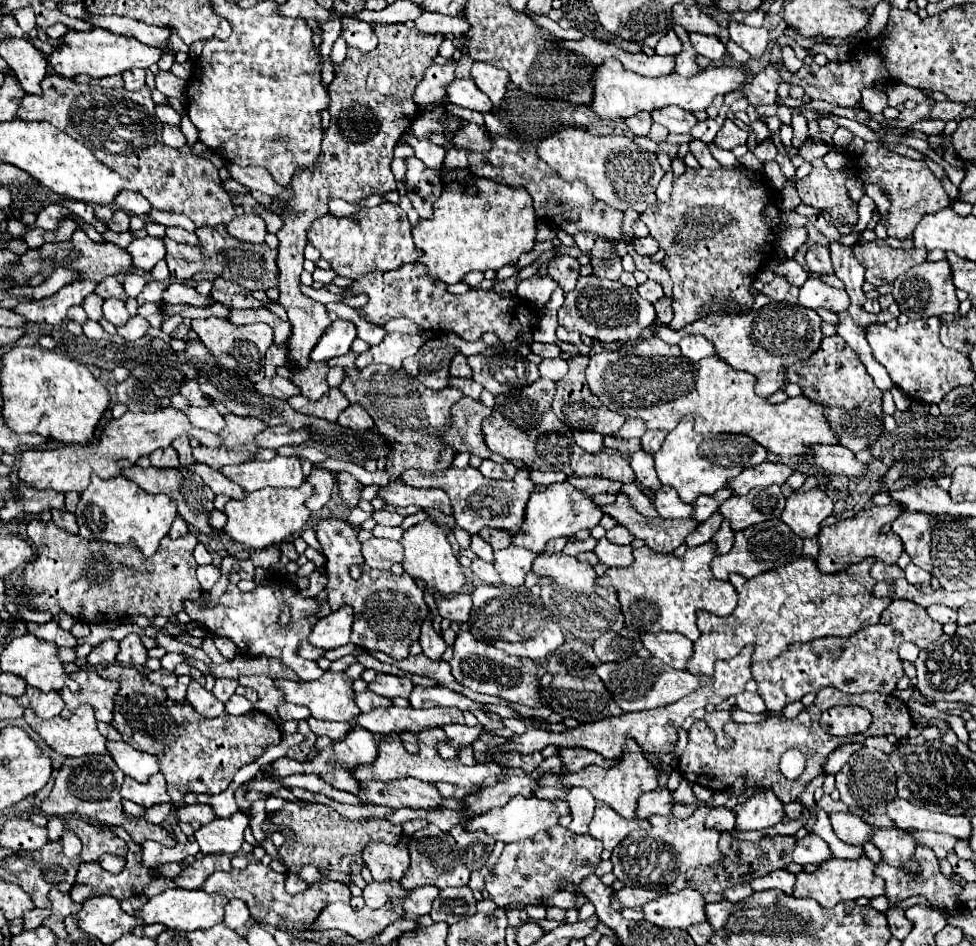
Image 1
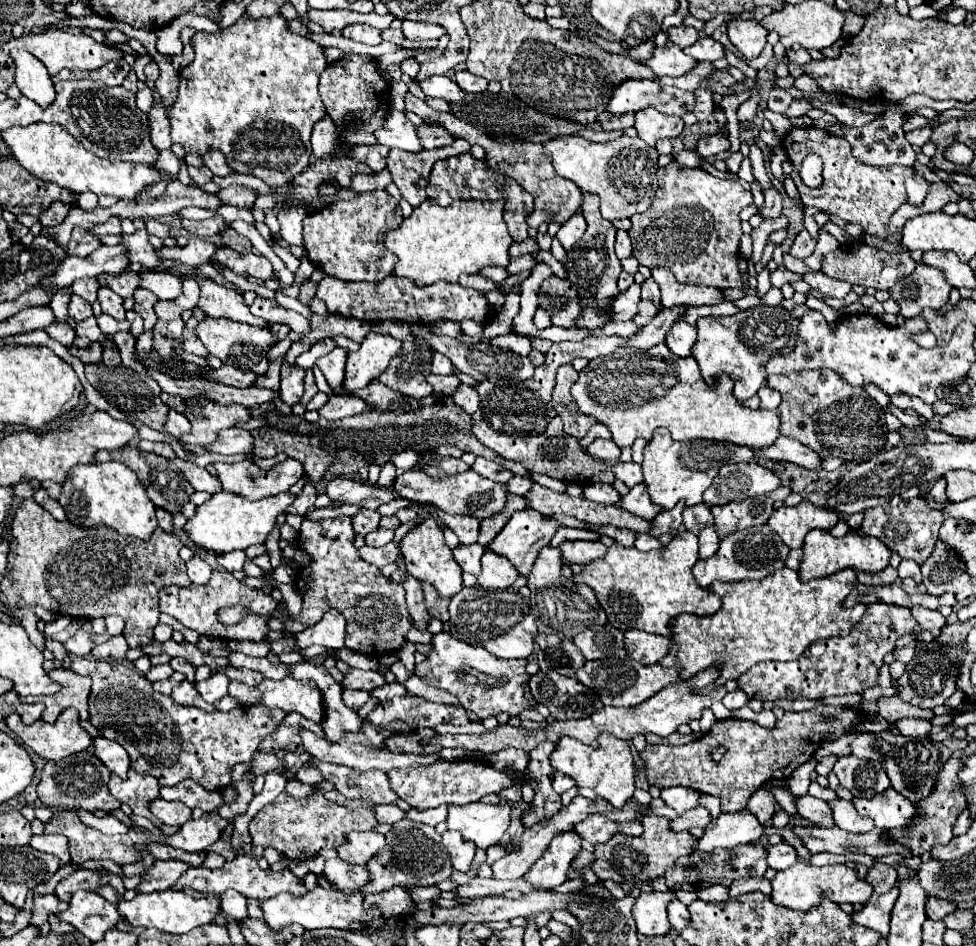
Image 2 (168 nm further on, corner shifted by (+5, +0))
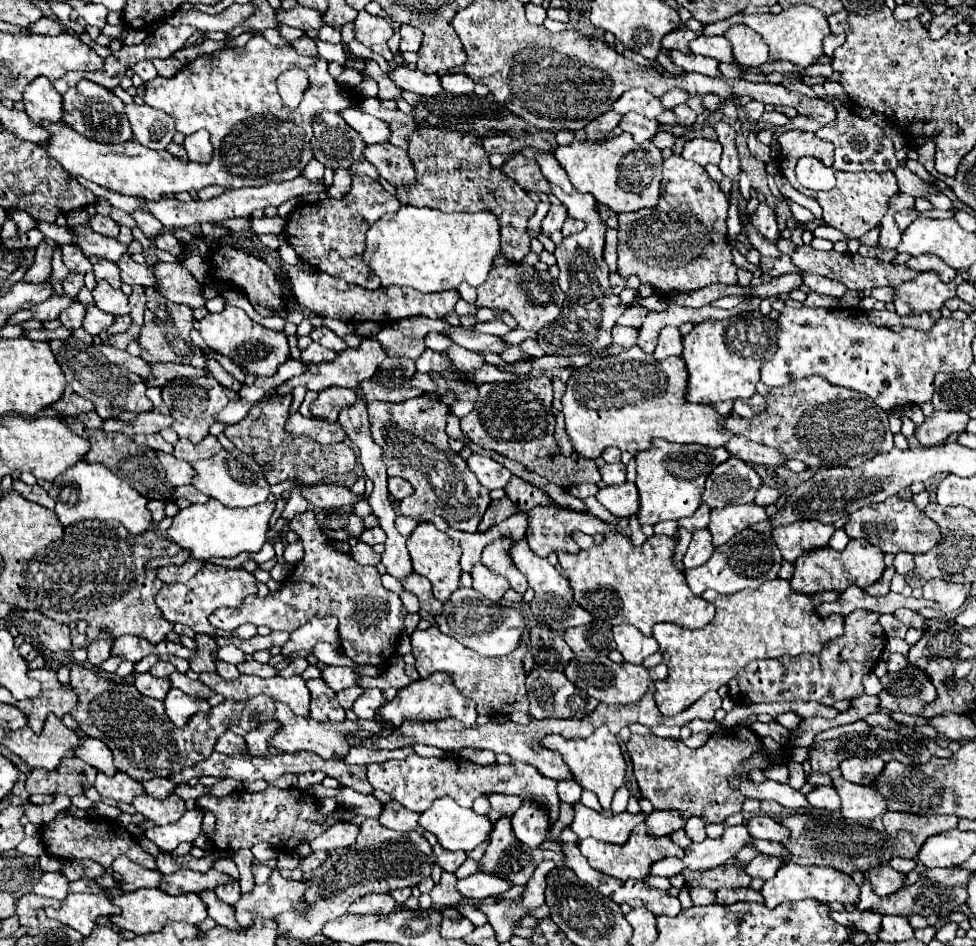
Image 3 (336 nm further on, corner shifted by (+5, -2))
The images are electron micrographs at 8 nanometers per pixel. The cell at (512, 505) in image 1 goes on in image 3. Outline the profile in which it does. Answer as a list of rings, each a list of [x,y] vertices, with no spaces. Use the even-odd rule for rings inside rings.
[[[388,478],[388,490],[390,490],[392,498],[396,498],[396,500],[404,500],[406,496],[410,496],[410,492],[414,492],[410,488],[410,482],[402,480],[402,478]]]

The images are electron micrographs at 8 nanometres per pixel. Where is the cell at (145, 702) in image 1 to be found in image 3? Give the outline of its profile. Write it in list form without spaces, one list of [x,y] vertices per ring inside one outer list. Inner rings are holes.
[[[72,664],[70,684],[78,694],[78,706],[70,714],[80,724],[80,730],[90,738],[102,740],[114,754],[114,766],[138,782],[168,778],[170,774],[180,772],[182,768],[202,762],[214,752],[214,746],[224,732],[228,730],[232,730],[234,734],[252,732],[254,728],[258,728],[258,724],[270,722],[274,718],[276,708],[274,700],[264,696],[250,698],[246,700],[246,704],[224,700],[208,714],[196,712],[188,720],[188,724],[178,728],[166,716],[164,702],[142,696],[134,684],[112,682],[100,676],[90,666]]]

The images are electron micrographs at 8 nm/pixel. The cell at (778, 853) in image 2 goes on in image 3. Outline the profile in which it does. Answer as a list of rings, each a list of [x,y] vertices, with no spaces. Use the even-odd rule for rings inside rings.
[[[758,854],[748,866],[746,872],[752,878],[762,878],[762,880],[770,880],[776,876],[778,868],[782,866],[782,862],[776,856],[768,856],[768,854]]]

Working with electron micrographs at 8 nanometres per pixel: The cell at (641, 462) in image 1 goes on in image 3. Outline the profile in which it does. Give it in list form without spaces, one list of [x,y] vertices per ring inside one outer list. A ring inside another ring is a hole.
[[[600,462],[598,470],[602,474],[602,482],[606,482],[608,486],[626,482],[626,466],[622,462],[618,462],[618,464],[604,464],[604,462]]]

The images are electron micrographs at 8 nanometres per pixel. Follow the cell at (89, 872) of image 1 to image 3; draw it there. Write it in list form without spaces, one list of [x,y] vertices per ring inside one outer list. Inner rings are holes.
[[[42,874],[42,880],[32,888],[32,892],[40,896],[56,898],[56,900],[66,900],[68,886],[70,886],[70,880],[66,880],[66,876],[62,874]]]

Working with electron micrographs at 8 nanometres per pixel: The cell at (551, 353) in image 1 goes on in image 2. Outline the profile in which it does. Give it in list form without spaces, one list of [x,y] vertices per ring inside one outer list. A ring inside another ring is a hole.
[[[506,334],[506,336],[496,336],[490,340],[490,344],[498,346],[498,348],[506,348],[510,352],[516,352],[516,354],[522,354],[522,356],[528,356],[530,354],[530,340],[524,338],[524,336],[516,336],[516,334]]]

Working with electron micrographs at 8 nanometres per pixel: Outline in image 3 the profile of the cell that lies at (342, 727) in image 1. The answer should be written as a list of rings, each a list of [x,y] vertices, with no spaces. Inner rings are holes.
[[[270,720],[270,722],[262,724],[260,728],[256,728],[254,732],[246,734],[244,740],[246,740],[248,752],[254,754],[254,756],[268,754],[268,742],[274,738],[274,732],[278,732],[278,728],[280,728],[278,720]]]

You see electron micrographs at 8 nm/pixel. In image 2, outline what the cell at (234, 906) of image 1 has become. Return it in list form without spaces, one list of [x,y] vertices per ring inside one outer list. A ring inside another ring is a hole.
[[[226,890],[226,894],[222,894],[220,898],[222,898],[224,912],[228,912],[232,918],[240,920],[240,918],[244,918],[244,914],[248,914],[246,912],[246,898],[240,896],[236,890]]]

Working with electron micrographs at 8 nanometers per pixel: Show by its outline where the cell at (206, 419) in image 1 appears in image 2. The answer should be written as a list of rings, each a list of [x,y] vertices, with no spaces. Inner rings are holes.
[[[170,410],[170,412],[168,412],[168,418],[166,418],[164,426],[166,426],[164,430],[166,430],[170,436],[174,436],[174,438],[182,438],[182,436],[186,436],[186,434],[190,432],[190,422],[186,420],[184,414],[180,414],[180,412],[176,412],[176,410]]]

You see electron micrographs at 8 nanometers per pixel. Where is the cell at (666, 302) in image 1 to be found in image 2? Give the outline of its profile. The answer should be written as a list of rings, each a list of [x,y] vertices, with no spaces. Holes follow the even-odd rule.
[[[642,300],[640,304],[638,304],[638,312],[636,312],[636,316],[634,316],[634,324],[638,324],[638,326],[646,326],[654,316],[656,316],[656,306],[652,304],[652,302],[646,302],[646,300]]]

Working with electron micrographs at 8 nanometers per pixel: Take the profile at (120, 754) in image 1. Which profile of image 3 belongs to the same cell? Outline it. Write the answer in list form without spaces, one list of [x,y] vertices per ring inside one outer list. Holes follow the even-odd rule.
[[[86,738],[76,748],[76,756],[82,758],[86,764],[98,768],[106,776],[114,776],[114,772],[116,772],[114,762],[112,762],[112,752],[110,752],[110,748],[106,748],[106,744],[102,744],[102,740]]]

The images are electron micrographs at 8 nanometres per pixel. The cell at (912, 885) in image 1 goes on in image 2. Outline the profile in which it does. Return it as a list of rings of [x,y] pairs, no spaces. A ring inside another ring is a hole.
[[[878,862],[874,868],[870,868],[870,872],[866,876],[866,882],[872,884],[876,894],[886,894],[894,886],[896,878],[898,878],[898,874],[896,874],[894,866]]]

